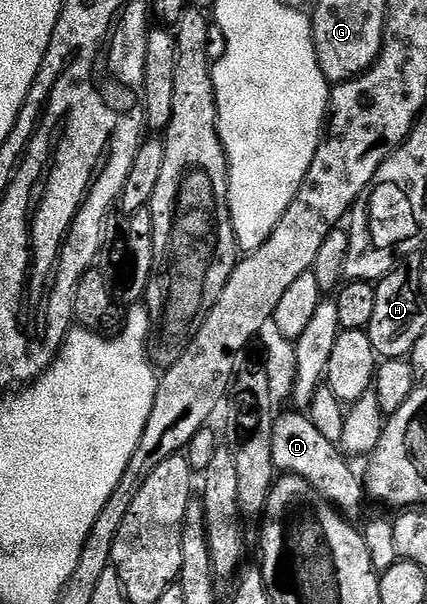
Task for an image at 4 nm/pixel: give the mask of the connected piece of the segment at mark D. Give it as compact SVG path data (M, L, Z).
M292 411L285 412L282 416L280 413L273 421L271 458L274 469L281 474L303 478L323 499L328 500L342 514L359 511L361 503L367 500L362 477L356 476L349 469L348 462L350 461L343 455L342 449L332 444L327 438L323 438L323 434L315 430L315 426L309 421L304 411Z

